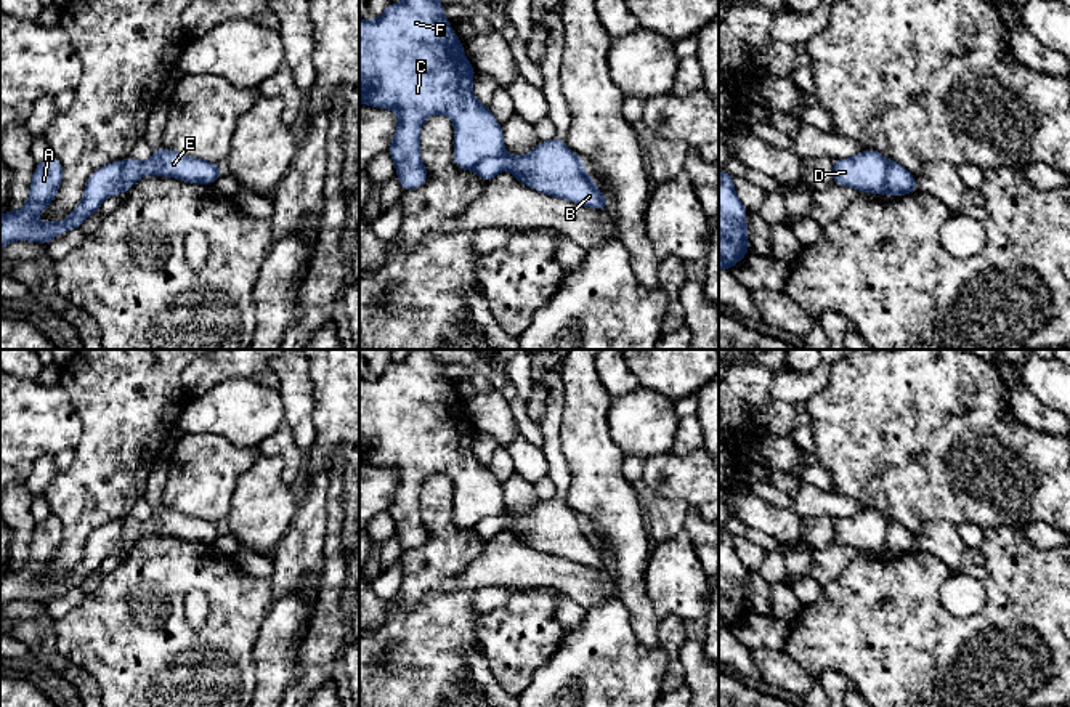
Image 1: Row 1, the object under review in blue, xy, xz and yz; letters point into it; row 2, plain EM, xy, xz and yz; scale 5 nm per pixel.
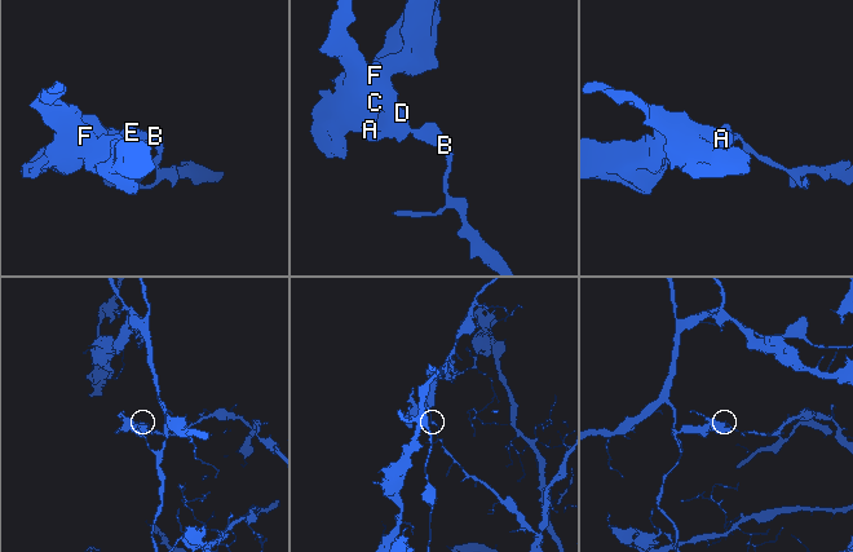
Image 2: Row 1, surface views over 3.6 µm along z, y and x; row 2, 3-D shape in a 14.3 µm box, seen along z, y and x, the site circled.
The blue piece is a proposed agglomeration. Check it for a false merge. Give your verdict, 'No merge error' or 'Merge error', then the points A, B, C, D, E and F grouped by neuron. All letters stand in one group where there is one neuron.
Merge error. Groups: A C D F / B E

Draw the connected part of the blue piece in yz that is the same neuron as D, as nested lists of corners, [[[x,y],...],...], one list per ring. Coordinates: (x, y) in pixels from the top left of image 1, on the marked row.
[[[866,149],[855,157],[834,159],[833,184],[863,192],[886,194],[887,159],[876,149]]]

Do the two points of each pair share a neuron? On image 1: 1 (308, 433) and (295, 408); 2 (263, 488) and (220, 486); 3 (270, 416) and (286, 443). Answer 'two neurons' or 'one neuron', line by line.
1: one neuron
2: two neurons
3: two neurons

